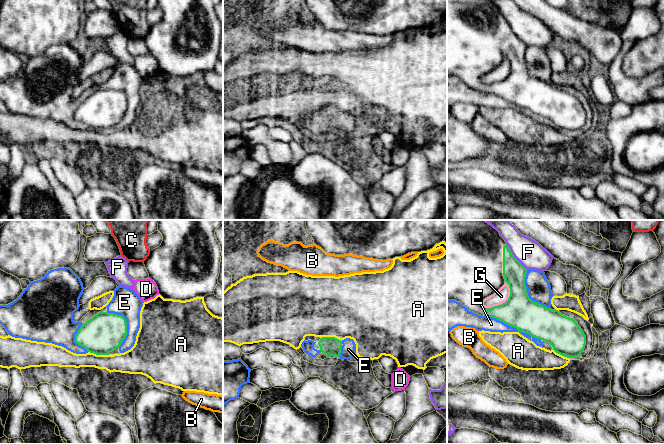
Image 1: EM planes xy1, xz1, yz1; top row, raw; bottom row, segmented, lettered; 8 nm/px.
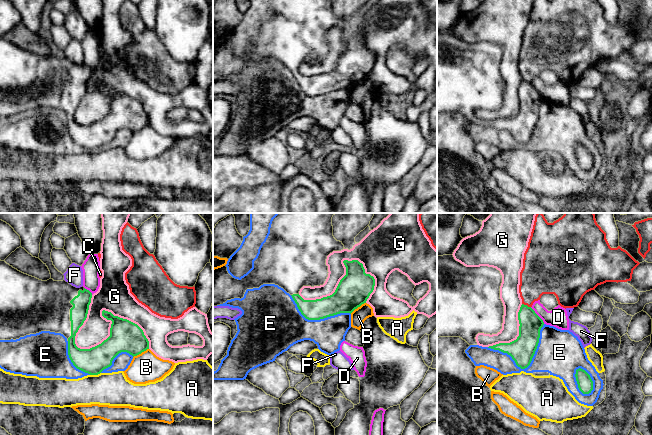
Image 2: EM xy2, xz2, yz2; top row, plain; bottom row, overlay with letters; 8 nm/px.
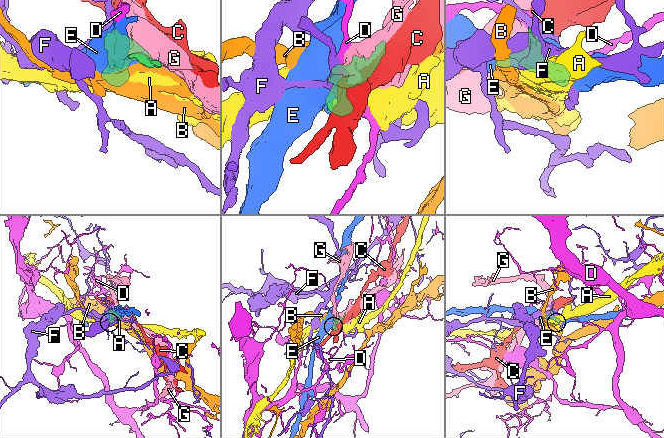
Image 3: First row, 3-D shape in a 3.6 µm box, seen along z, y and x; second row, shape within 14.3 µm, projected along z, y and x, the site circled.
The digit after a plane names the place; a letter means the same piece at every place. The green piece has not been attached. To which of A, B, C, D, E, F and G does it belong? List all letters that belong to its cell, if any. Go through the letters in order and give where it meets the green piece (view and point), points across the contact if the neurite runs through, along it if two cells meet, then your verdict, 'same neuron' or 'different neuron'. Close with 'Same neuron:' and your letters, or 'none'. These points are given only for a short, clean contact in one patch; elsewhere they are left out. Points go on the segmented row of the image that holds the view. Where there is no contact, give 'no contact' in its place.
A: xy1 (98, 354) | different neuron
B: xy2 (140, 353) | different neuron
C: yz2 (526, 305) | along yz2 (522, 303), (530, 307) | different neuron
D: yz2 (537, 315) | along yz2 (530, 307), (544, 323) | different neuron
E: yz2 (527, 366) | different neuron
F: yz1 (513, 256) | along yz1 (506, 243), (511, 253), (527, 269) | different neuron
G: xy2 (110, 334) | different neuron
Same neuron: none

